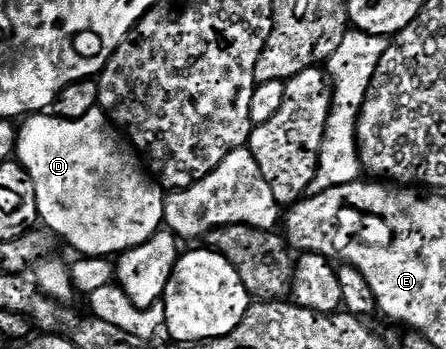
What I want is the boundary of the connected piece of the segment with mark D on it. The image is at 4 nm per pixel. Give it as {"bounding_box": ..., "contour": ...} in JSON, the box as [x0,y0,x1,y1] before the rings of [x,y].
{"bounding_box":[17,108,164,259],"contour":[[[96,108],[80,118],[56,118],[54,113],[40,112],[30,115],[23,124],[17,130],[17,161],[33,180],[39,222],[56,239],[63,241],[64,238],[73,249],[80,250],[80,255],[88,258],[110,259],[145,244],[159,233],[164,225],[164,187],[149,176],[140,155],[125,144],[104,110]]]}

